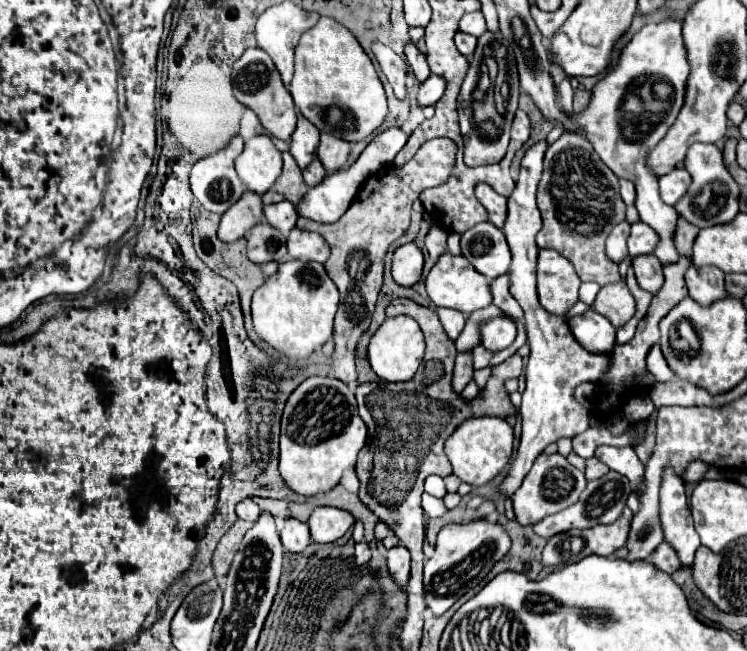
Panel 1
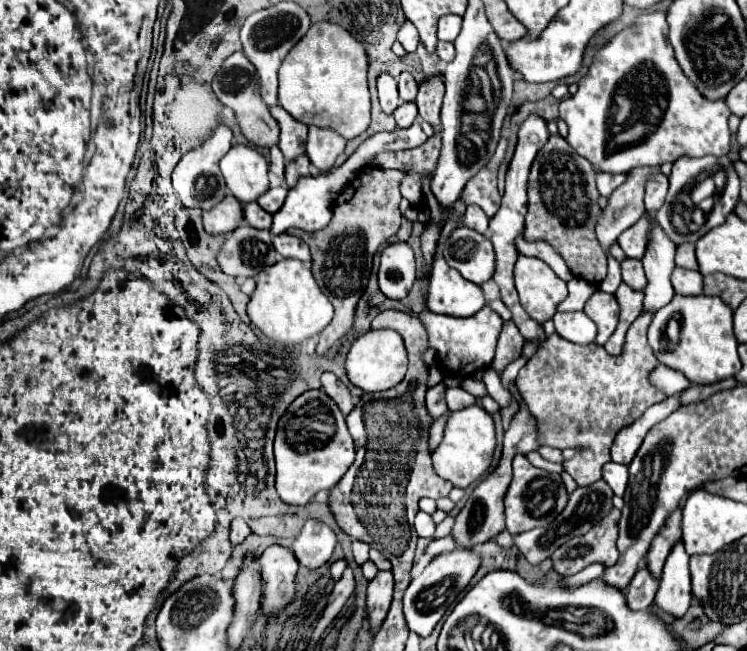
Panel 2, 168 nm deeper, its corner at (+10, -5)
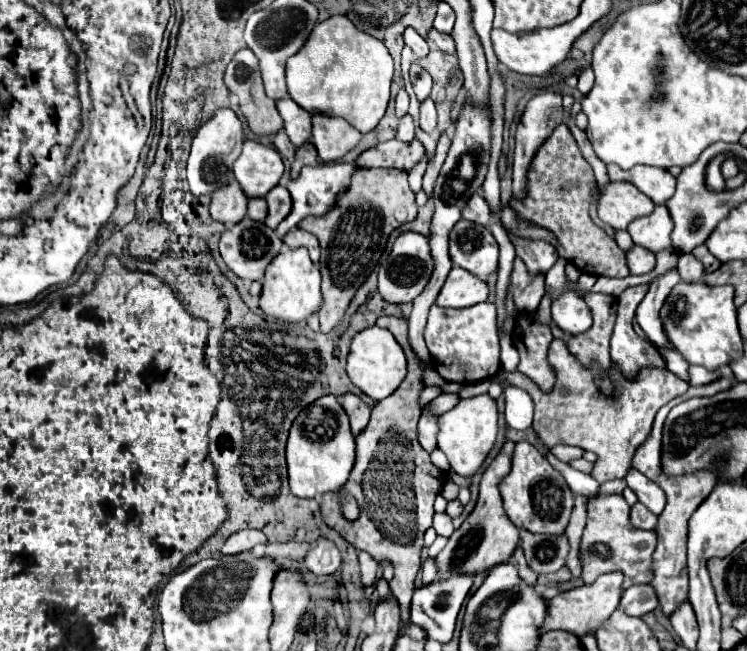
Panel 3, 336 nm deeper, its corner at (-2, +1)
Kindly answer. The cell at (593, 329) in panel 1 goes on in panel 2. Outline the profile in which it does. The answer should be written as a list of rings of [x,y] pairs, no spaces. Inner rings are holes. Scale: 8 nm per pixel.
[[[556,312],[554,318],[556,334],[574,344],[592,344],[596,338],[596,324],[584,312]]]

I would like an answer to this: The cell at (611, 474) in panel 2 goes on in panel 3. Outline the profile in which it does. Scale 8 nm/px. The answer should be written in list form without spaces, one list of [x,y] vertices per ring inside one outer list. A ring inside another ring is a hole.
[[[630,468],[630,470],[626,472],[624,480],[626,480],[628,488],[634,490],[634,494],[638,496],[638,500],[640,500],[644,506],[648,506],[652,512],[660,514],[660,512],[664,510],[664,504],[666,504],[664,500],[666,500],[666,496],[664,496],[664,490],[662,490],[656,482],[648,480],[648,478],[646,478],[642,472],[638,472],[636,468]]]

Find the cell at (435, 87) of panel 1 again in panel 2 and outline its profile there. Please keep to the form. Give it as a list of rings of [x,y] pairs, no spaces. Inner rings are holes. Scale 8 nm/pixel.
[[[406,102],[394,110],[394,120],[398,128],[408,128],[412,122],[416,122],[416,118],[418,118],[418,108],[414,102]]]

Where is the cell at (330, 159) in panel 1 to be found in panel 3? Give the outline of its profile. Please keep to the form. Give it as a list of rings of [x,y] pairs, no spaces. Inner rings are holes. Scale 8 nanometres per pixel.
[[[322,114],[312,116],[312,144],[324,162],[342,160],[360,138],[362,134],[342,118],[330,118]]]

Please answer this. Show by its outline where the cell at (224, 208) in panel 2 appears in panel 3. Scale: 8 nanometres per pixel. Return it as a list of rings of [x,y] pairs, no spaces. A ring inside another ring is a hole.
[[[232,182],[230,186],[224,186],[222,190],[216,190],[212,194],[210,216],[226,226],[234,226],[246,216],[246,204],[248,204],[248,198],[242,192],[240,184]]]

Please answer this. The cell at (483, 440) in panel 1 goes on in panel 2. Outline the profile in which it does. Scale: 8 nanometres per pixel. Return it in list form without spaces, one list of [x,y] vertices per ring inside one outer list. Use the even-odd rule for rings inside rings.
[[[470,404],[458,412],[450,412],[442,442],[432,452],[434,470],[440,478],[452,482],[454,486],[466,488],[490,468],[494,446],[496,446],[496,432],[492,416],[484,408],[480,408],[480,404]]]

